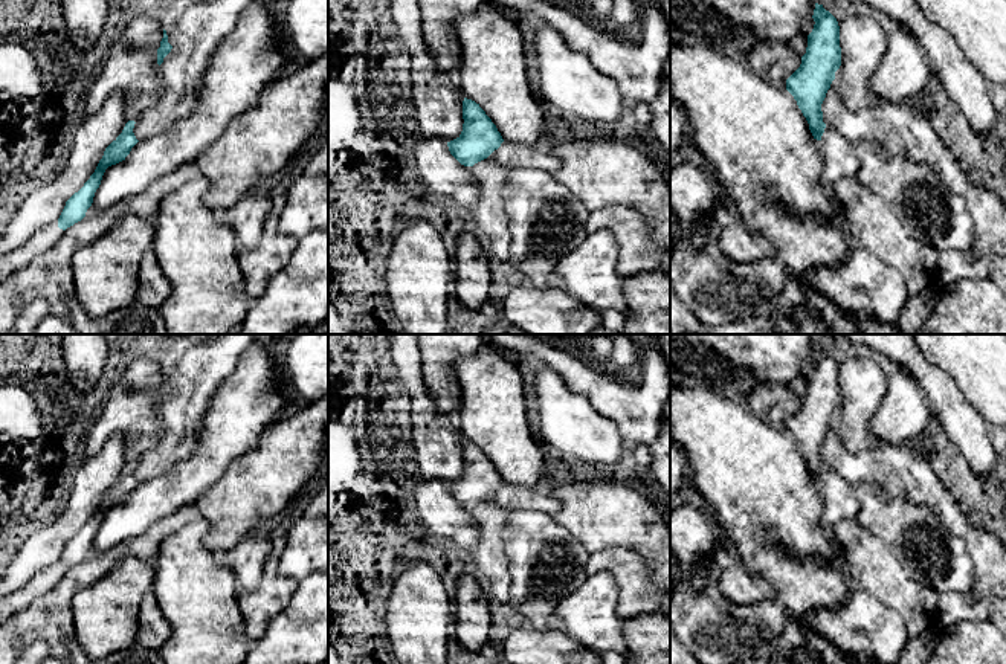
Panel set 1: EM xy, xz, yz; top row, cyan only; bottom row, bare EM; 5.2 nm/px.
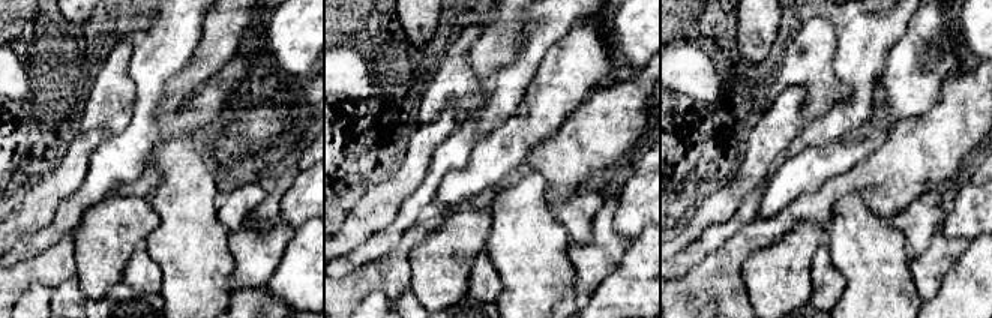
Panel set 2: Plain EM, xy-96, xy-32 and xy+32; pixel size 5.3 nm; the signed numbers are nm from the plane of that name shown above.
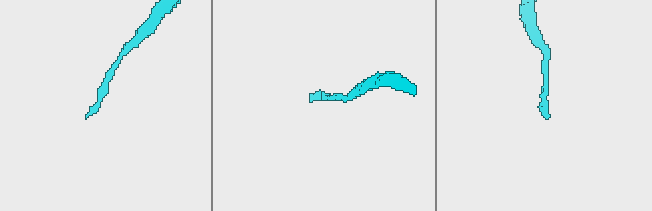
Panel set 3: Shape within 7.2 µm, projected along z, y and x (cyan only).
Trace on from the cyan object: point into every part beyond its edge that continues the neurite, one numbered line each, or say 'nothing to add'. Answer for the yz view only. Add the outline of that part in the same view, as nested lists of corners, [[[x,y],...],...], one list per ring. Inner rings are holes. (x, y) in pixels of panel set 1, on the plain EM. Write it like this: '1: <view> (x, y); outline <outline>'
nothing to add

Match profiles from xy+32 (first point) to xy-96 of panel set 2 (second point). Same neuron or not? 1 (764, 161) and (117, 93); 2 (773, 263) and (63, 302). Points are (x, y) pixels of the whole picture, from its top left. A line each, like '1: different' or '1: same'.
1: different
2: different

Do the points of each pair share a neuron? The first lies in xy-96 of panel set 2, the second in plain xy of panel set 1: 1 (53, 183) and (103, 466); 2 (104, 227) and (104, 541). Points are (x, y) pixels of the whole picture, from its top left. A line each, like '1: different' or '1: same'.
1: same
2: different

